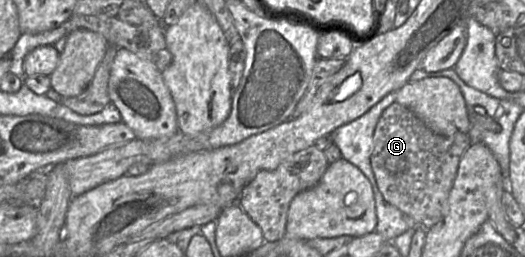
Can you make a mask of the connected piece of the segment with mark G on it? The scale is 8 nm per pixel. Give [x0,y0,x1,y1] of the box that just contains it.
[371,102,471,229]

